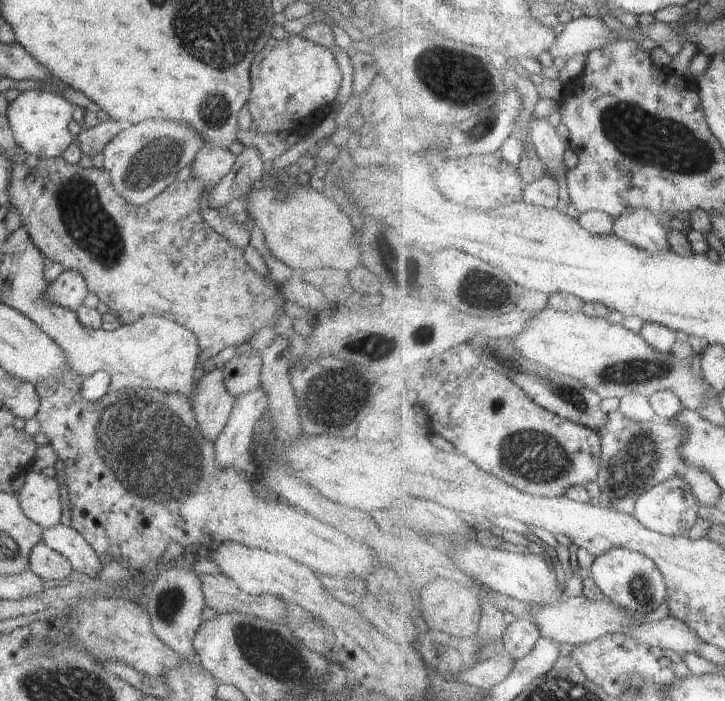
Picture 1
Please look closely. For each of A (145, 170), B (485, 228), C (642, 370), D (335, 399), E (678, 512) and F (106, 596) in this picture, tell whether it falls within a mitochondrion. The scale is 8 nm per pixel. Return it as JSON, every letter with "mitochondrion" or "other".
{"A":"mitochondrion","B":"other","C":"mitochondrion","D":"mitochondrion","E":"other","F":"other"}

